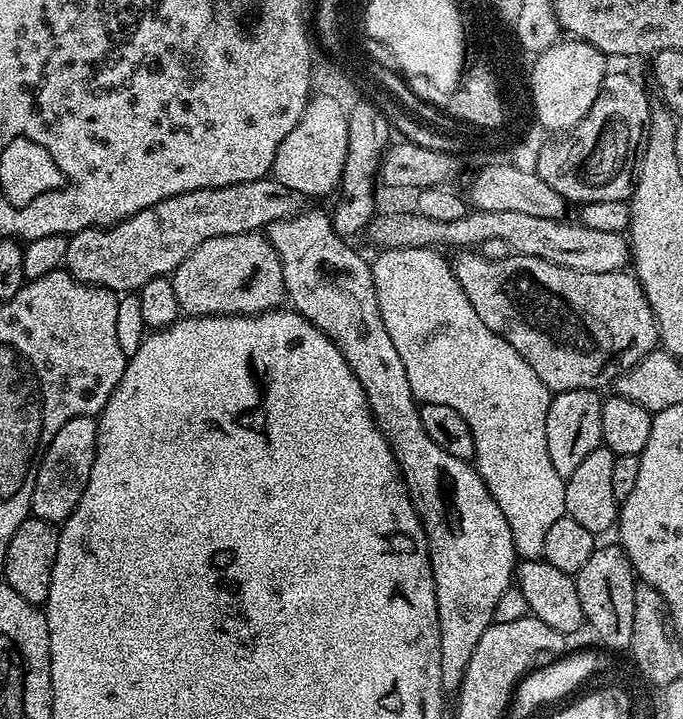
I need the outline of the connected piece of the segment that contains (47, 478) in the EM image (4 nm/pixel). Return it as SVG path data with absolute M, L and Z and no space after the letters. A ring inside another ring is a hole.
M94 416L70 418L66 426L54 434L54 442L46 446L46 454L40 460L38 474L34 478L31 515L59 525L68 520L70 514L74 514L78 502L82 502L86 482L90 482L90 470L94 470L94 454L98 442L96 421L97 417Z

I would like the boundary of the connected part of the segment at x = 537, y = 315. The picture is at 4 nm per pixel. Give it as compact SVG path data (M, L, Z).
M460 250L455 254L457 254L456 260L451 261L452 272L458 278L466 298L470 298L470 306L474 306L478 318L482 318L482 322L486 322L486 326L490 326L490 330L494 330L494 334L498 334L503 340L510 342L510 346L514 346L514 350L518 350L518 354L522 354L522 358L526 358L530 370L534 370L534 374L538 374L538 378L542 378L542 382L548 388L548 391L553 394L566 390L578 390L579 388L603 389L603 384L611 385L616 377L634 367L646 354L657 351L660 334L655 315L648 305L642 285L631 271L584 273L582 270L555 265L554 262L544 261L540 257L505 254L499 258L489 258L480 250Z

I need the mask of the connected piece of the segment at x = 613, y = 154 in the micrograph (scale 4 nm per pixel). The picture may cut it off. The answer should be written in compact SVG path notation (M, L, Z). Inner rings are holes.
M609 71L604 77L594 106L571 130L552 141L536 156L534 171L554 186L562 198L573 205L592 202L627 201L632 195L638 153L648 126L650 96L632 76Z

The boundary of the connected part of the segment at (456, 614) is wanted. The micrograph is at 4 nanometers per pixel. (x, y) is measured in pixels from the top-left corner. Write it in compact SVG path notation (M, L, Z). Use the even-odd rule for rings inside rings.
M301 210L295 216L269 224L266 235L282 261L287 303L295 311L301 312L311 324L318 326L318 330L322 330L322 334L326 334L334 346L338 346L342 358L346 358L350 370L354 370L354 378L358 378L366 394L366 402L378 430L392 447L408 496L428 536L428 557L438 602L442 686L445 693L455 694L460 690L466 666L470 666L470 657L474 655L482 634L486 634L494 622L494 606L498 606L498 598L502 598L502 594L513 587L518 563L514 538L510 534L510 526L506 526L506 514L498 510L498 502L494 502L486 482L475 467L469 461L454 458L454 454L446 454L438 442L430 442L430 438L426 438L420 410L410 390L410 378L406 378L402 358L398 358L398 350L394 350L390 334L386 334L386 322L382 322L382 314L378 310L378 294L374 290L371 263L367 259L364 261L348 245L351 243L334 231L331 215L327 211L308 211Z

